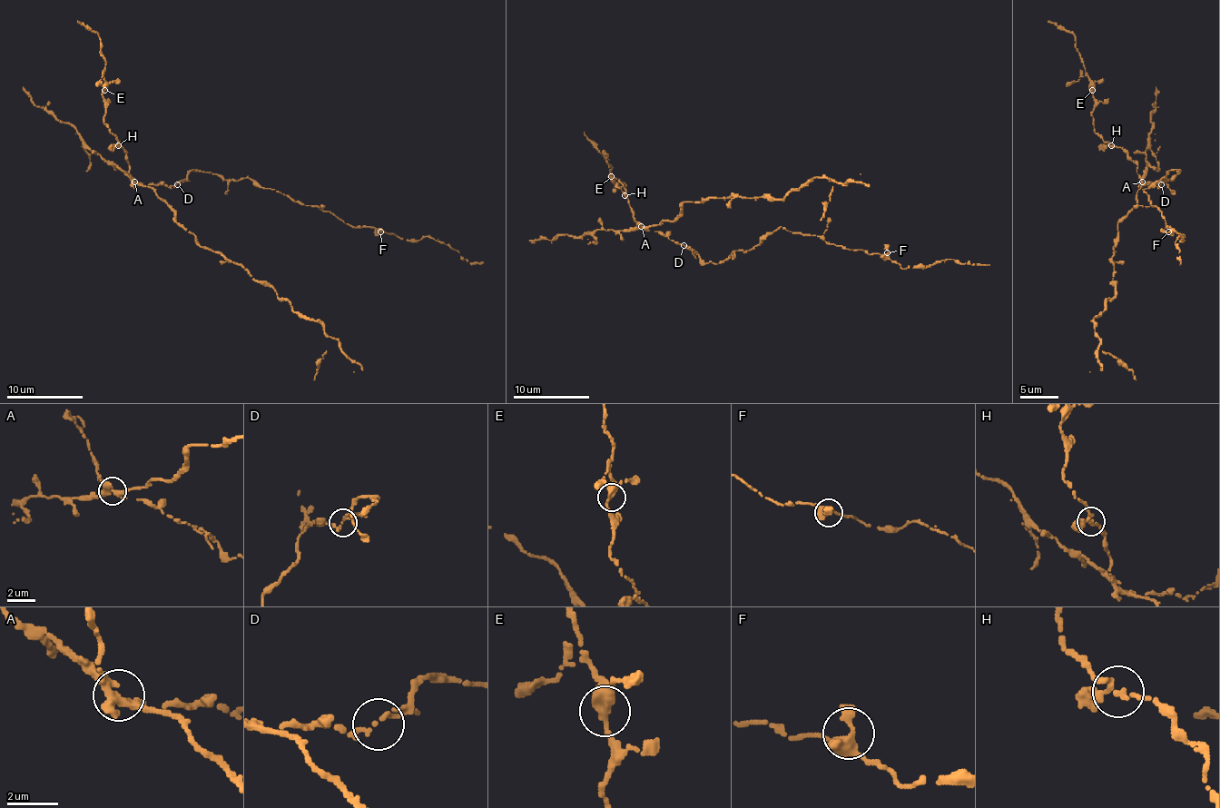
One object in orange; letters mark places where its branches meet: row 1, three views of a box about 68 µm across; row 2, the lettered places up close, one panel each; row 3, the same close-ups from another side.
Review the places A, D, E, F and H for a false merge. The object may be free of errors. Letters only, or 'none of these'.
A

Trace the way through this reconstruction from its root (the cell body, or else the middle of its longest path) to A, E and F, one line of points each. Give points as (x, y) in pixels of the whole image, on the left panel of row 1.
A: (177, 182), (173, 186), (141, 186), (135, 182)
E: (177, 182), (173, 186), (141, 186), (133, 180), (125, 152), (104, 121), (104, 90)
F: (177, 182), (191, 171), (220, 174), (225, 180), (251, 178), (263, 188), (330, 211), (346, 224), (380, 231)

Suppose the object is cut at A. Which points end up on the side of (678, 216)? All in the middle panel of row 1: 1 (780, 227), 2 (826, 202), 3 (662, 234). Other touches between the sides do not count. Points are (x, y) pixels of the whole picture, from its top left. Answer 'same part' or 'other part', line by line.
1: other part
2: same part
3: other part

